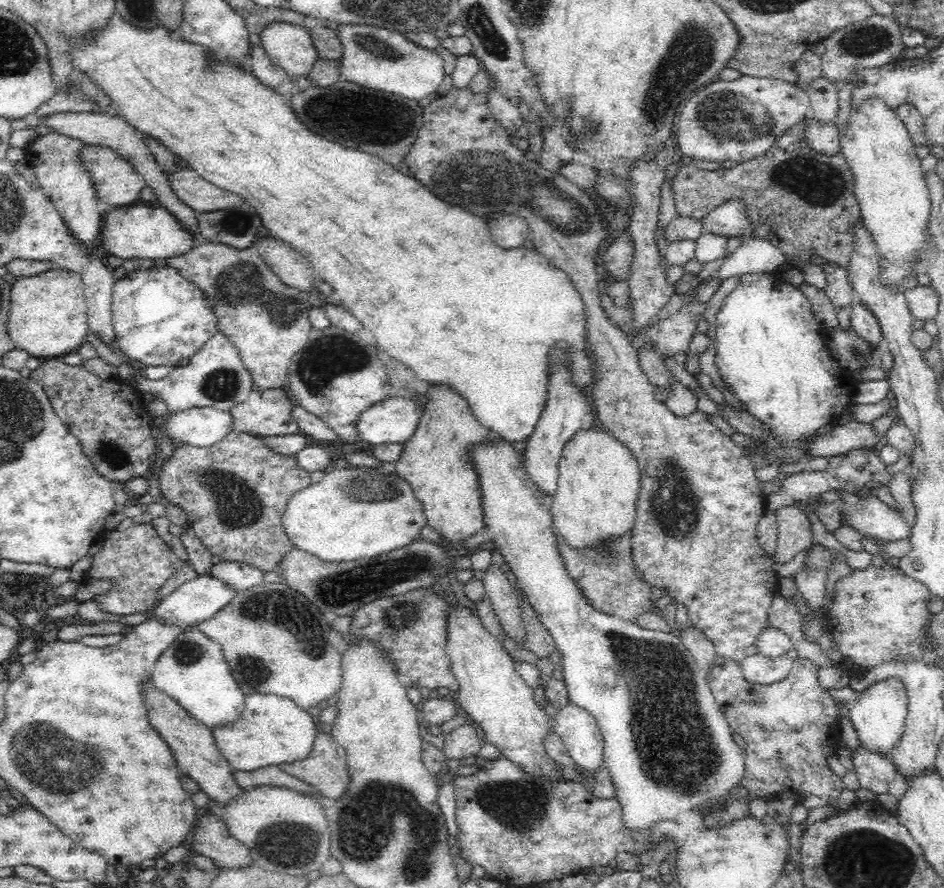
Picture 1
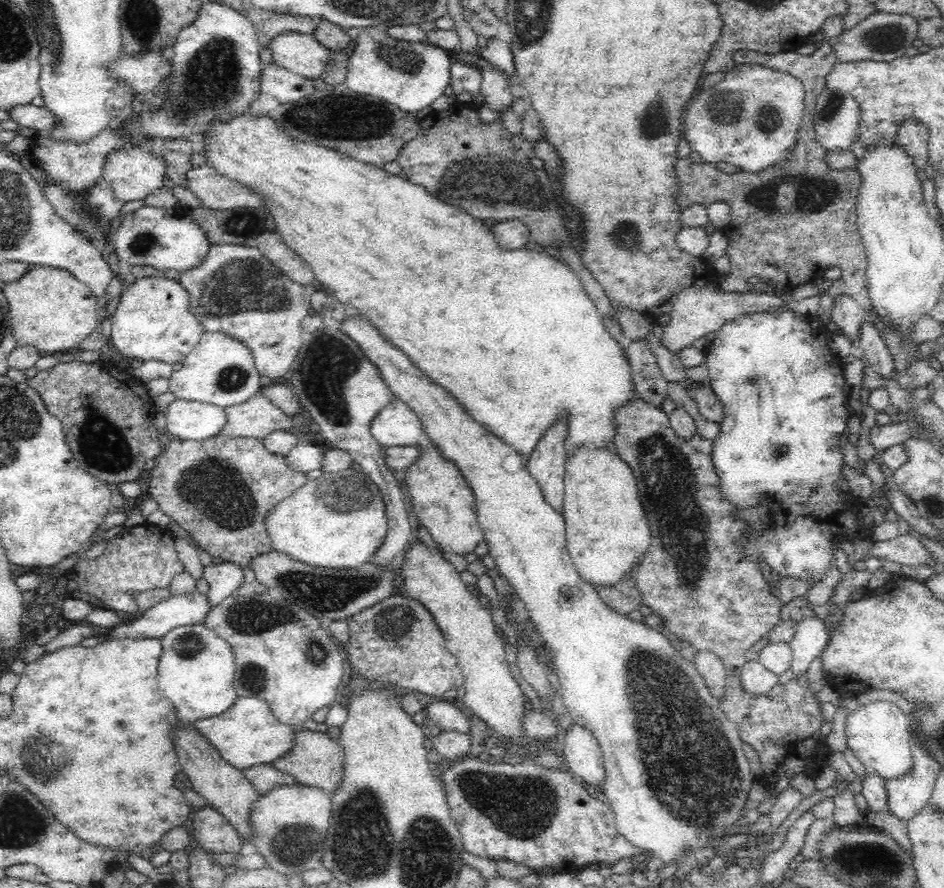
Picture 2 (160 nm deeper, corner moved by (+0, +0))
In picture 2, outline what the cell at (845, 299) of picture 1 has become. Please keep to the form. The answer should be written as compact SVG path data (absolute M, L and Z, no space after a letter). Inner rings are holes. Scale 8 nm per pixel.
M842 296L834 301L831 321L851 343L859 337L861 324L866 318L867 313L850 296Z

